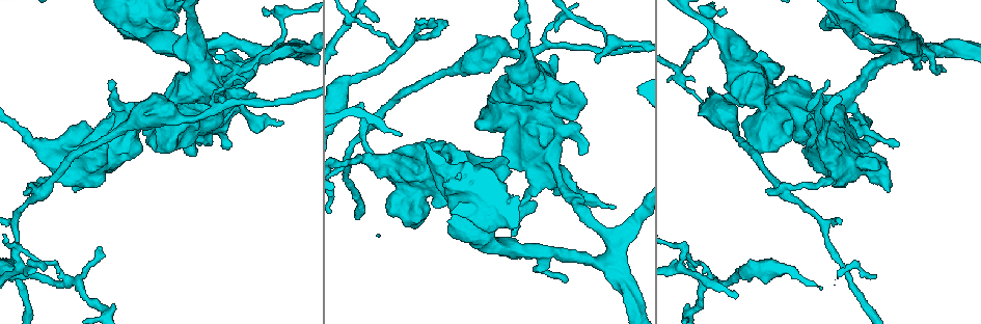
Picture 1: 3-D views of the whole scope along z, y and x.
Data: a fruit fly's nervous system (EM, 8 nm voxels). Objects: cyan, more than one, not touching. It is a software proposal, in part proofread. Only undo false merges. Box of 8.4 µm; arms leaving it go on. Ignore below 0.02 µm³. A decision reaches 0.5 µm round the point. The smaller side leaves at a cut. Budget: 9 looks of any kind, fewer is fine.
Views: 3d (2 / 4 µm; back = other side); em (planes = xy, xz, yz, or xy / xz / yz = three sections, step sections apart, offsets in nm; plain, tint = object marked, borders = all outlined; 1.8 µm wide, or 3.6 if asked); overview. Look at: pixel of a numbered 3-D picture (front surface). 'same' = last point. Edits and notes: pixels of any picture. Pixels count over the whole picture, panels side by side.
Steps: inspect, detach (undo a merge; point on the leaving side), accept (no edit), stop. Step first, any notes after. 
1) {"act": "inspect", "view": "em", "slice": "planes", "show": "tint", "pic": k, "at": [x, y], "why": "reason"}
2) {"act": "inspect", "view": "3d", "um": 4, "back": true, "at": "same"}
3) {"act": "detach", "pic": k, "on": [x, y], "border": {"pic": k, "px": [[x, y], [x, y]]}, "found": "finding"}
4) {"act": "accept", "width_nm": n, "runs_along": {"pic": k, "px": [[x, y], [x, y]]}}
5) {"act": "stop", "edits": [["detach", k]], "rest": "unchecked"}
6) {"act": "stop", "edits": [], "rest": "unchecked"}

{"act": "inspect", "view": "em", "um": 3.6, "slice": "planes", "show": "borders", "pic": 1, "at": [865, 16], "why": "sharp bend"}

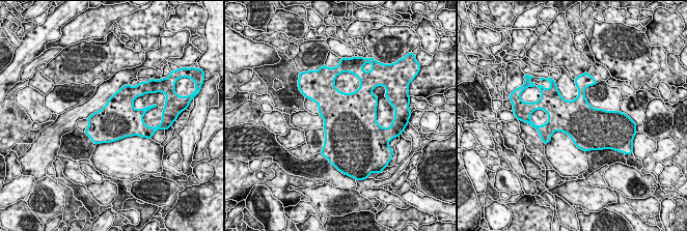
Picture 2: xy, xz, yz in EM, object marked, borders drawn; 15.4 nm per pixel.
{"act": "accept", "width_nm": 600, "found": "continuous, no second neuron"}

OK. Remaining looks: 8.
{"act": "inspect", "view": "em", "slice": "planes", "show": "tint", "pic": 1, "at": [680, 268], "why": "abrupt turn"}

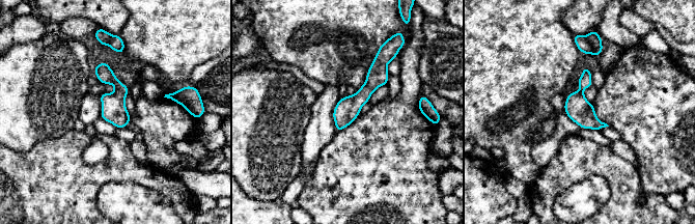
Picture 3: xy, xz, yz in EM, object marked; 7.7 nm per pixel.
{"act": "detach", "pic": 3, "on": [593, 37], "found": "two neurons meet here"}

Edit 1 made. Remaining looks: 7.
{"act": "inspect", "view": "3d", "um": 2, "pic": 1, "at": [34, 190], "why": "three-way junction"}

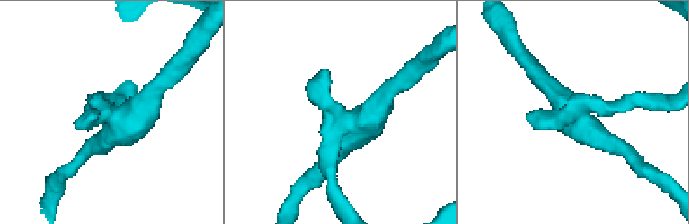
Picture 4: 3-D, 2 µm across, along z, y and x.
{"act": "inspect", "view": "em", "slice": "planes", "show": "tint", "pic": 4, "at": [343, 125], "arms": 3}

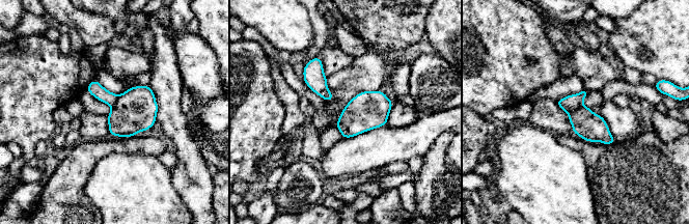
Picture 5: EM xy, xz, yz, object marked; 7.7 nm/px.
{"act": "detach", "pic": 5, "on": [590, 127], "border": {"pic": 5, "px": [[581, 103], [567, 112]]}, "found": "a second neuron is stuck on"}

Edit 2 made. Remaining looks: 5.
{"act": "stop", "edits": [["detach", 3], ["detach", 5]], "rest": "unchecked"}

